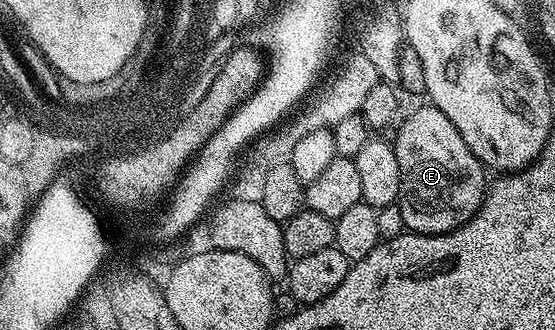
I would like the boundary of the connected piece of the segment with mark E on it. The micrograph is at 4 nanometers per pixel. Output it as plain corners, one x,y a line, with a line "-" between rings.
424,106
402,121
397,139
392,140
401,174
399,206
406,232
442,235
464,225
481,207
487,190
487,171
445,114
438,107

